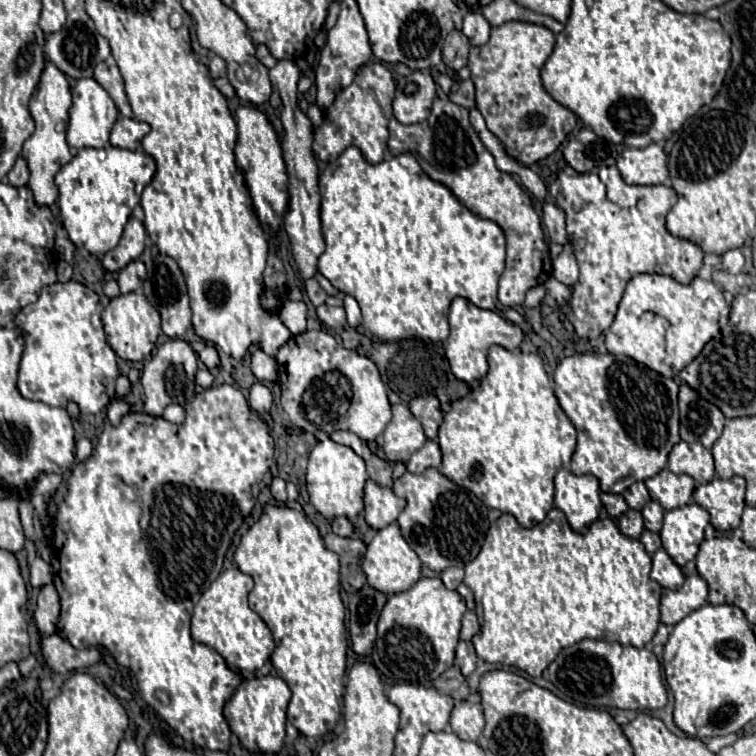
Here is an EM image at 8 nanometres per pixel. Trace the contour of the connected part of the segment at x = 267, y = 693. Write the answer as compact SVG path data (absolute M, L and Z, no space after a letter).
M278 676L244 678L224 706L224 718L230 730L250 752L278 752L282 748L286 730L286 706L290 700L288 684Z

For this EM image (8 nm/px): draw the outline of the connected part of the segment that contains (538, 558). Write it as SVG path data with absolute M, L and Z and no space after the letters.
M552 508L548 512L546 520L542 524L534 526L534 528L524 528L524 526L520 526L516 522L516 518L512 514L502 514L498 518L498 522L490 526L480 554L466 566L466 576L464 576L464 584L474 592L475 610L480 625L480 632L472 638L472 644L474 645L477 656L486 662L516 666L516 668L528 672L530 676L540 676L554 662L554 658L558 656L558 652L562 648L568 648L568 646L572 646L572 644L576 644L576 642L580 642L584 638L598 638L598 640L608 640L608 642L616 640L620 644L628 644L628 646L634 646L634 648L644 648L654 638L656 628L660 624L660 610L658 610L658 606L660 606L662 586L658 582L652 584L650 566L652 566L652 560L650 560L648 552L644 552L644 544L640 544L640 540L624 536L610 518L596 520L592 524L592 528L588 530L588 534L582 536L582 534L574 532L568 526L566 516L558 508Z

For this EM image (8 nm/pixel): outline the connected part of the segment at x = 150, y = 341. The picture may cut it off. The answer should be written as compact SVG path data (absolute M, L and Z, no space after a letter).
M136 292L112 298L110 304L102 312L102 324L104 324L106 340L116 352L116 356L120 356L122 360L130 360L130 362L144 360L152 352L160 334L158 310L146 300L144 294L136 294Z

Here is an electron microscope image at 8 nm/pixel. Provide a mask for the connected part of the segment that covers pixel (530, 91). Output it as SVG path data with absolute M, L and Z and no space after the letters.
M506 22L502 26L492 28L490 40L484 46L472 46L468 56L468 68L472 72L472 82L476 84L476 108L482 112L486 126L494 132L506 146L508 154L514 156L524 166L532 166L534 162L550 156L556 148L568 138L568 134L576 128L576 116L558 104L542 86L540 70L554 48L554 34L538 24L530 22Z

